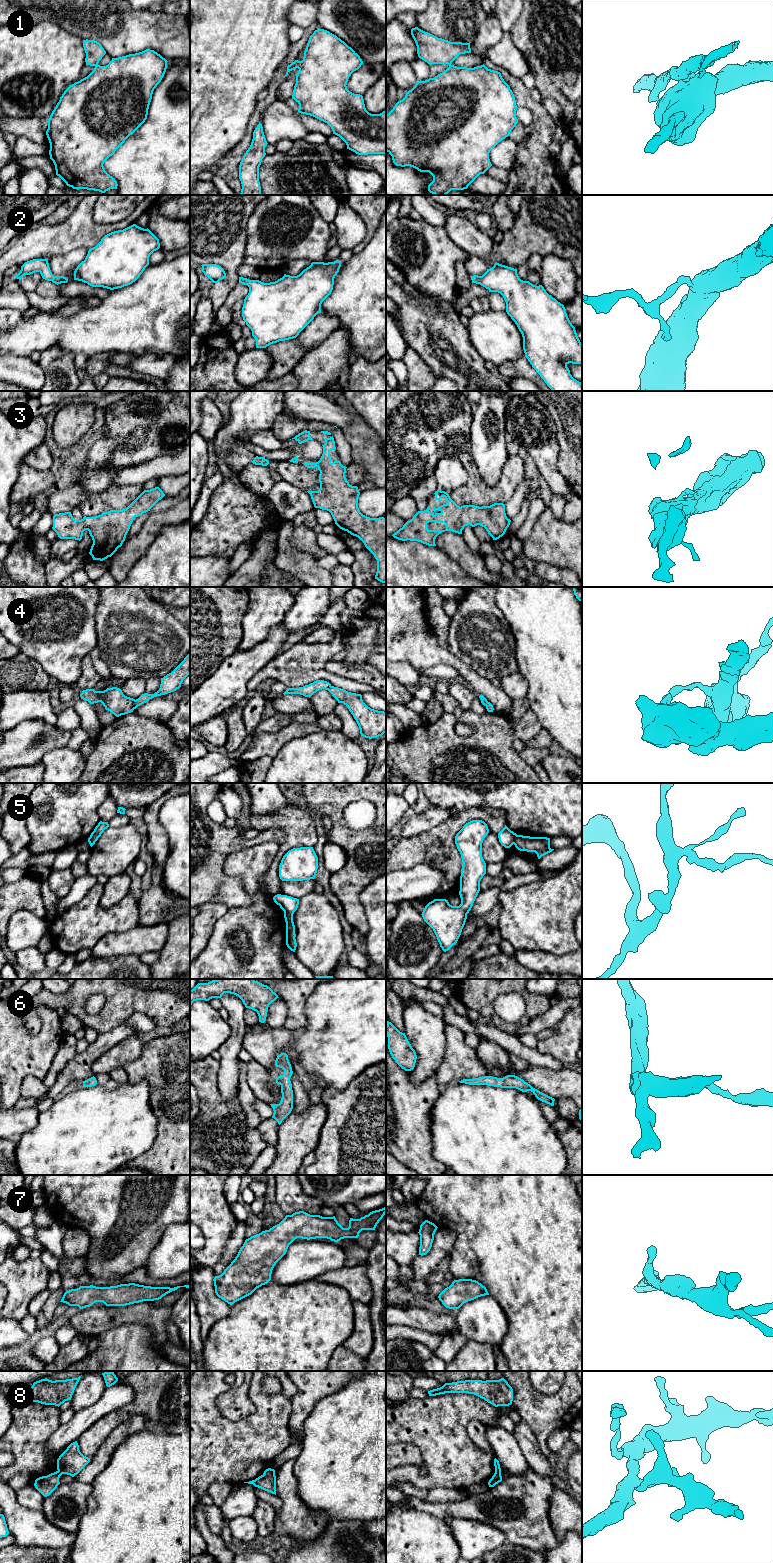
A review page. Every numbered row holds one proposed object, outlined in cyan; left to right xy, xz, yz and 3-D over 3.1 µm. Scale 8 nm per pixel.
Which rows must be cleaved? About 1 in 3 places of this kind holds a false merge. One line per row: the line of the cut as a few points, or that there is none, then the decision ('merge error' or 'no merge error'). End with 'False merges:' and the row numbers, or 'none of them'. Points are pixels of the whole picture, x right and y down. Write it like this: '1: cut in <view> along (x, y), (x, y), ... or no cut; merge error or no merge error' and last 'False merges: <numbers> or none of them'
1: cut in xy along (97, 64), (95, 66); merge error
2: no cut; no merge error
3: no cut; no merge error
4: cut in xy along (136, 700), (133, 708); merge error
5: cut in xz along (284, 911), (292, 915); merge error
6: no cut; no merge error
7: no cut; no merge error
8: cut in yz along (495, 1471), (500, 1473); merge error
False merges: 1, 4, 5, 8

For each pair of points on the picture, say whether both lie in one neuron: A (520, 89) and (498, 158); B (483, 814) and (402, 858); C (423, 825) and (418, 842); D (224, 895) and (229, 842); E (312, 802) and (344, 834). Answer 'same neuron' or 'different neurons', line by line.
A: different neurons
B: same neuron
C: different neurons
D: same neuron
E: same neuron

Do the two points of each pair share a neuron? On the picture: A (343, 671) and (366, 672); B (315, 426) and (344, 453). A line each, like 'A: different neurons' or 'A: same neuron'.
A: same neuron
B: same neuron

